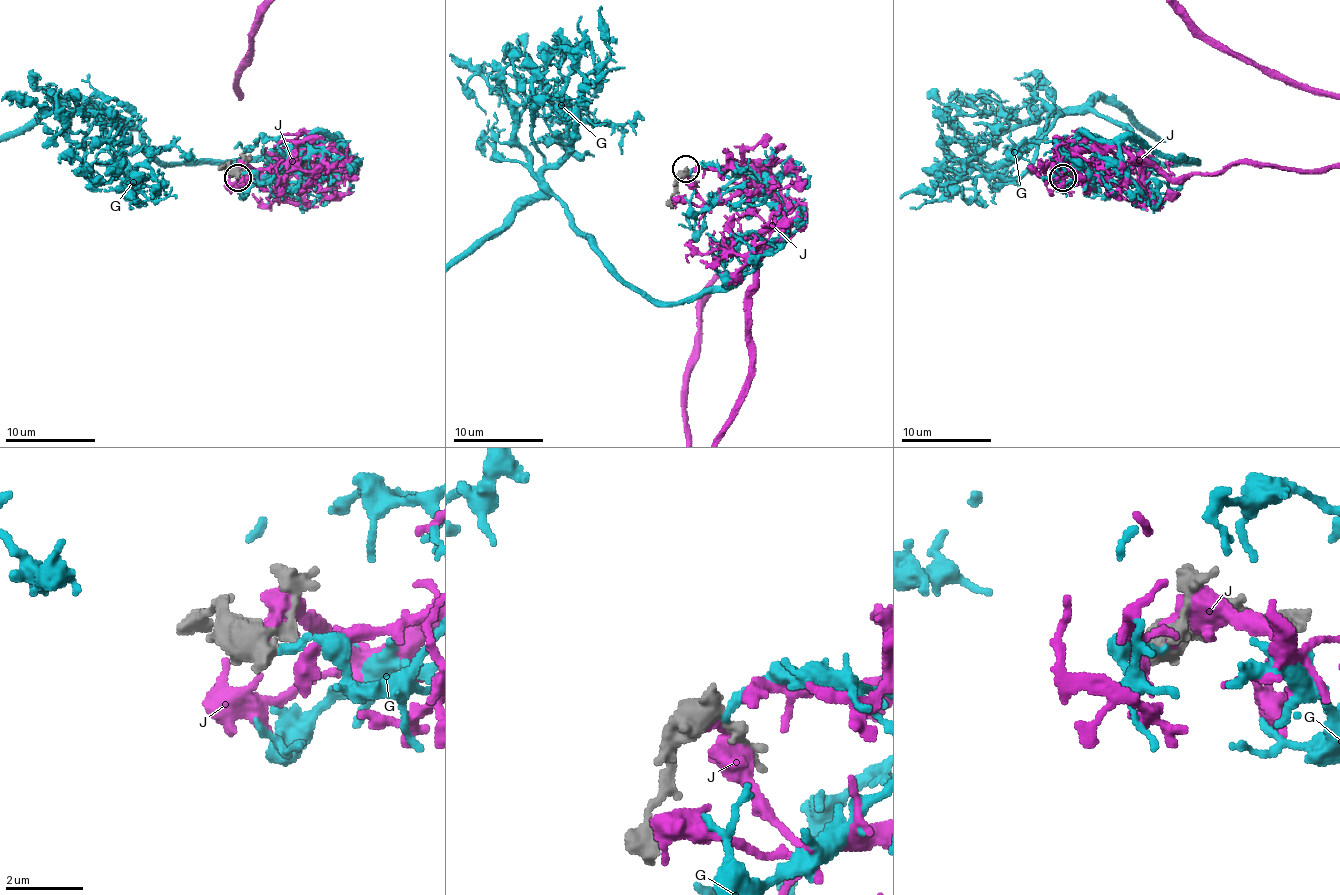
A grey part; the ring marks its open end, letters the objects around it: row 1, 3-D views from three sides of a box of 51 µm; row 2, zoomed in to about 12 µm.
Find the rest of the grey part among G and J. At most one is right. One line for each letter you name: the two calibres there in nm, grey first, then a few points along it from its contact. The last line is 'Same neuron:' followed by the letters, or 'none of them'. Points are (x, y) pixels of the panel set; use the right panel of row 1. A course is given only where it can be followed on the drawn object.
Same neuron: none of them

